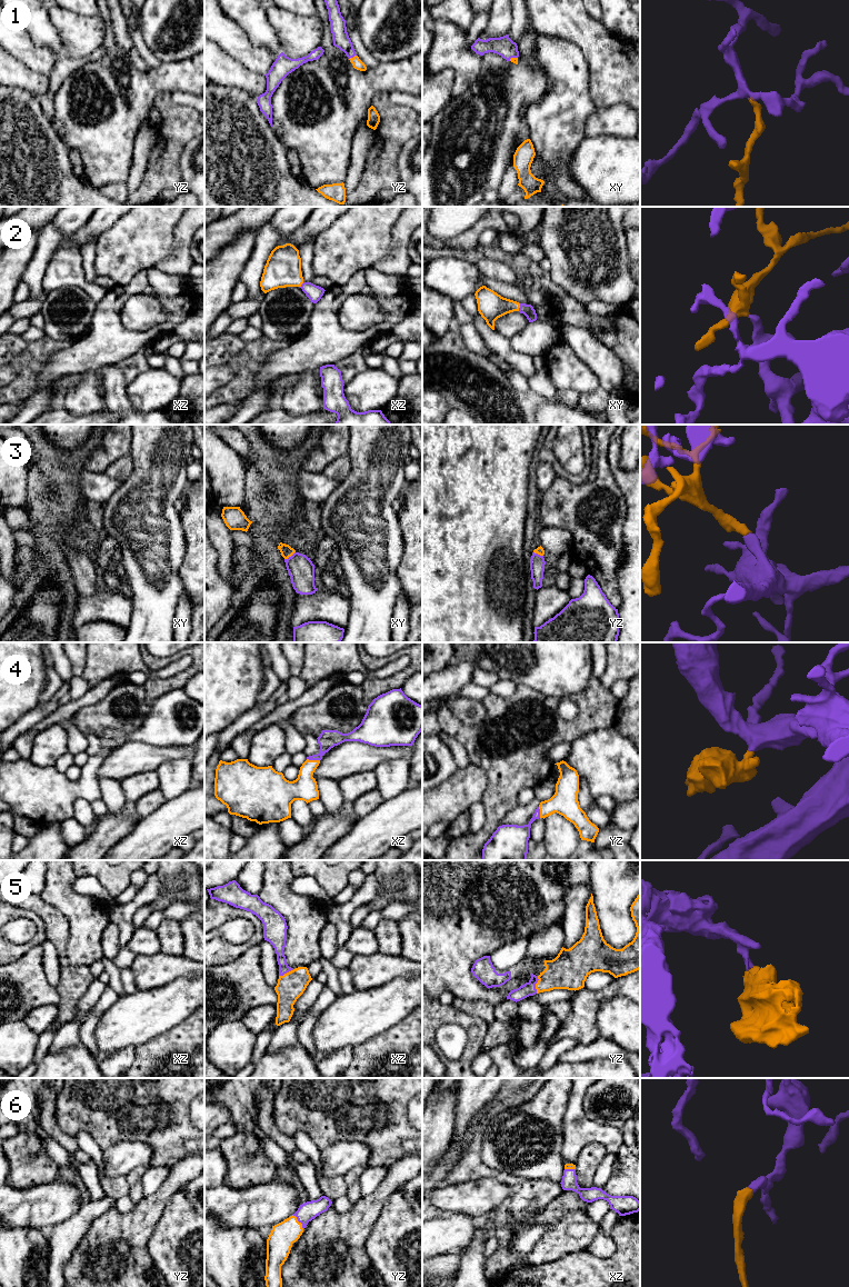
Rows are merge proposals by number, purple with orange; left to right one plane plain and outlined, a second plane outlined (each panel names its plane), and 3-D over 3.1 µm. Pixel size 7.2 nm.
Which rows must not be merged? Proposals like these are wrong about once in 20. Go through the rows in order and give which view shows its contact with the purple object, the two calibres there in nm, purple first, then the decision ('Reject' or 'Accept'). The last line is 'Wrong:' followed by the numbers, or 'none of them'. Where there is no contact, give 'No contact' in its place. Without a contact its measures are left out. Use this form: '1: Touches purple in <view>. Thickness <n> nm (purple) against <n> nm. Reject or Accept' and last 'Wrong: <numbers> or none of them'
1: Touches purple in yz. Thickness 120 nm (purple) against 70 nm. Accept
2: Touches purple in xy. Thickness 90 nm (purple) against 200 nm. Accept
3: Touches purple in xy. Thickness 190 nm (purple) against 90 nm. Accept
4: Touches purple in xz. Thickness 140 nm (purple) against 180 nm. Accept
5: Touches purple in yz. Thickness 100 nm (purple) against 260 nm. Accept
6: Touches purple in yz. Thickness 140 nm (purple) against 190 nm. Accept
Wrong: none of them

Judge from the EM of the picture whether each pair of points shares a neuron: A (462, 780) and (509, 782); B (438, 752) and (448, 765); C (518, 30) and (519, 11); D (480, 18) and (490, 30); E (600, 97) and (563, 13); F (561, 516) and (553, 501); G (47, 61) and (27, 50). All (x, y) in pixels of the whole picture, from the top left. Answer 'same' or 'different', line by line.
A: different
B: same
C: same
D: different
E: same
F: same
G: same

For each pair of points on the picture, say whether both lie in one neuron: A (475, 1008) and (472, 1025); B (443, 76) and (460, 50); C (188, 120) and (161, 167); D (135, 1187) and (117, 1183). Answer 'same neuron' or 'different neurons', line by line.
A: different neurons
B: different neurons
C: same neuron
D: different neurons

